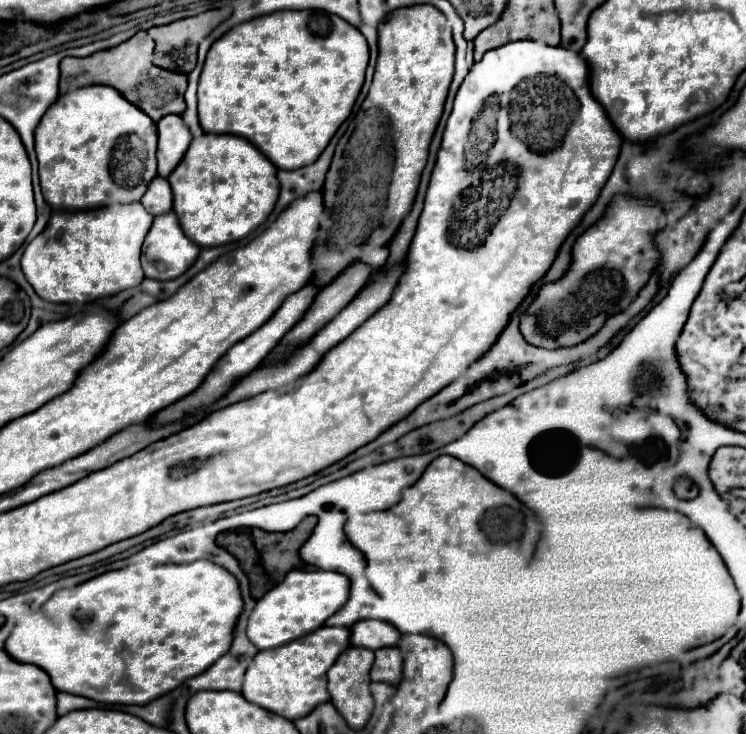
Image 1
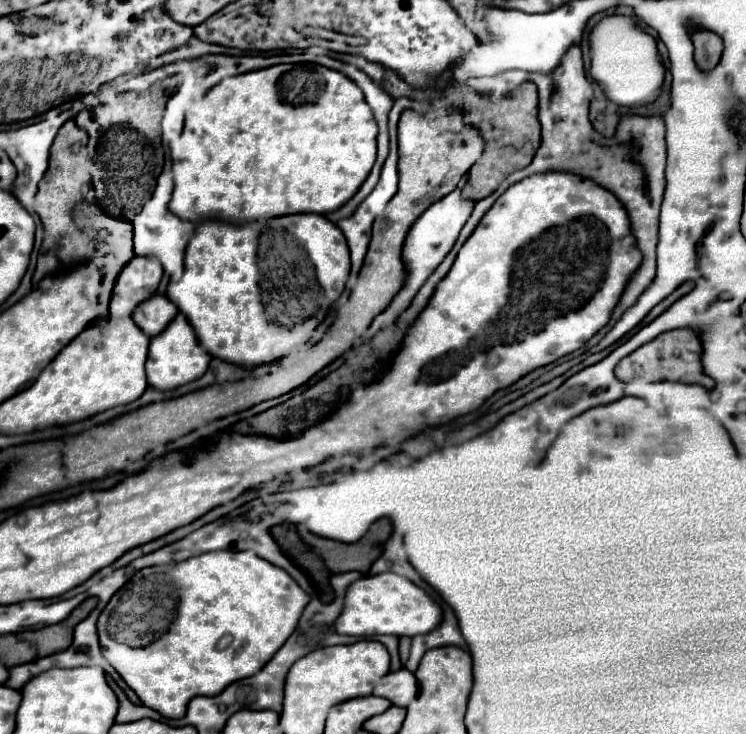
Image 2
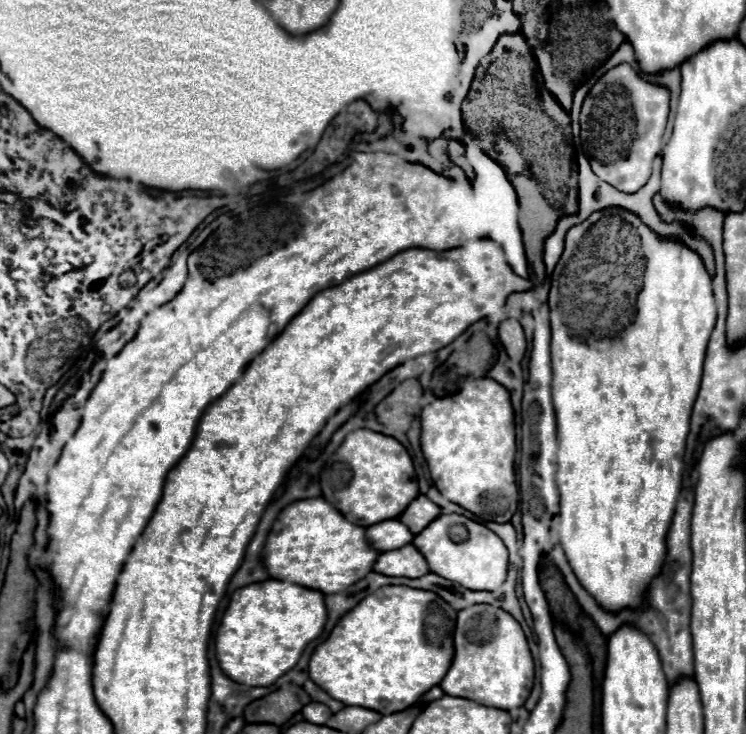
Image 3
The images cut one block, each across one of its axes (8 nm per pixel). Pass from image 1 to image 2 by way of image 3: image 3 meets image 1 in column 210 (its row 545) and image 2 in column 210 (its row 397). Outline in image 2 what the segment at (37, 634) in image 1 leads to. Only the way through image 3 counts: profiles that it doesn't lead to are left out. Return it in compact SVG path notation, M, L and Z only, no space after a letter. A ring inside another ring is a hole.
M216 550L206 552L194 558L188 558L184 562L174 564L162 564L162 566L150 566L138 570L108 602L108 606L102 610L98 620L98 636L104 658L118 670L118 674L124 678L124 682L138 694L138 698L144 702L144 706L154 708L166 718L182 718L186 714L186 706L194 696L216 696L220 694L228 684L254 676L258 670L262 670L268 660L282 648L282 644L290 638L294 632L306 604L310 602L310 596L298 586L298 582L282 568L270 564L268 560L252 554L252 552L234 552L234 550Z

